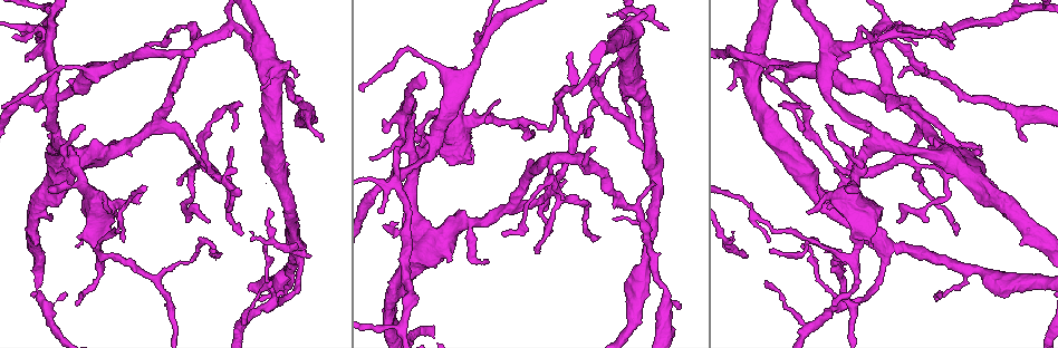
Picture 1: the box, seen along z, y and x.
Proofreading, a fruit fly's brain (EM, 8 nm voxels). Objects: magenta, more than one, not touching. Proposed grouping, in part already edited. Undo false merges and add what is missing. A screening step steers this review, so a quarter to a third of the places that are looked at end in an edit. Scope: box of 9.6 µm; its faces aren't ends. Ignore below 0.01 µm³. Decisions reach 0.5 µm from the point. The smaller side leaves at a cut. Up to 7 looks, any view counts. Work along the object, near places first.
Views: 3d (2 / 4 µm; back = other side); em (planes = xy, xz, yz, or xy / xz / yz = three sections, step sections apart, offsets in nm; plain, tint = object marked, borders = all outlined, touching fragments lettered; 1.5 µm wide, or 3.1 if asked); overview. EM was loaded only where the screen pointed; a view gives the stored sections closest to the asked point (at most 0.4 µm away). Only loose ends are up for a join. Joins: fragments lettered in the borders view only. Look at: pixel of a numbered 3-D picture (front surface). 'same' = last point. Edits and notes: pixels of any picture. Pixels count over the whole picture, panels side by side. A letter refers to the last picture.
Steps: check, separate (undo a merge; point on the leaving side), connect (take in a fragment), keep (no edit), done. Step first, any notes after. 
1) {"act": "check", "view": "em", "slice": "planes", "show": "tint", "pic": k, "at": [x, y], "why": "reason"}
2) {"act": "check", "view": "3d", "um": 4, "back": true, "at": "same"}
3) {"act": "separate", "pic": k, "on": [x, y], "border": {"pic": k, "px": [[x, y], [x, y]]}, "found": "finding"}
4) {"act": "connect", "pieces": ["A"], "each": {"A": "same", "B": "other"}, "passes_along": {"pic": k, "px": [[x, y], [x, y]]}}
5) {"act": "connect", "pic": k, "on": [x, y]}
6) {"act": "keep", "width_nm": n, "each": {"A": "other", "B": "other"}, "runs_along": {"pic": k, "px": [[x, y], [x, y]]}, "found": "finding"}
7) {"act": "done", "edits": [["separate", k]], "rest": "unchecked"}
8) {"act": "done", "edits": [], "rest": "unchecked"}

{"act": "check", "view": "em", "slice": "xz", "step": 4, "show": "tint", "pic": 1, "at": [781, 68], "why": "calibre changes"}

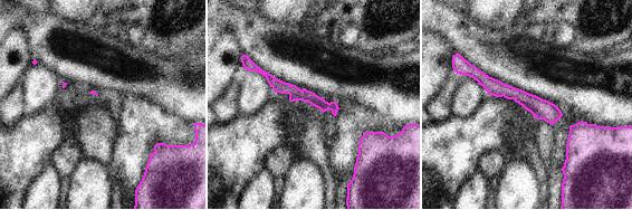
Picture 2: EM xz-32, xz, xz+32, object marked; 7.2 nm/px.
{"act": "check", "view": "em", "slice": "planes", "show": "borders", "at": "same"}

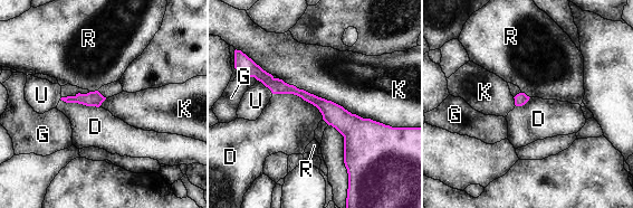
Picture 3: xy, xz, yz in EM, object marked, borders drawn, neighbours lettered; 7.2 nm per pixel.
{"act": "keep", "width_nm": 20, "each": {"D": "other", "G": "other", "K": "other", "R": "other", "U": "other"}, "runs_along": {"pic": 3, "px": [[262, 78], [313, 98], [354, 129], [386, 128]]}, "found": "all the same cell"}

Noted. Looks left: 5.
{"act": "check", "view": "em", "slice": "xz", "step": 8, "show": "tint", "pic": 1, "at": [929, 32], "why": "free end"}

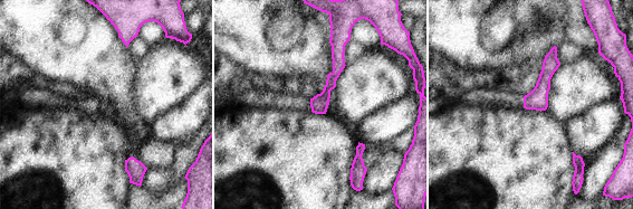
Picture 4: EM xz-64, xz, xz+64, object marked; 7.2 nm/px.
{"act": "check", "view": "em", "slice": "xz", "step": 8, "show": "borders", "at": "same"}

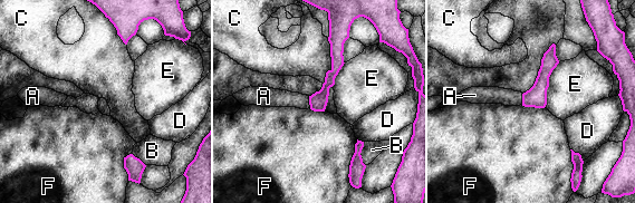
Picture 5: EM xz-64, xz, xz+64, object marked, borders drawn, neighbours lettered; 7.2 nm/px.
{"act": "connect", "pieces": ["A"], "width_nm": 130, "each": {"A": "same", "B": "other", "C": "other", "D": "other", "E": "other", "F": "other"}, "passes_along": {"pic": 5, "px": [[318, 100], [309, 102], [276, 97]]}, "found": "the cell continues"}

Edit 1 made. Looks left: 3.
{"act": "check", "view": "overview"}

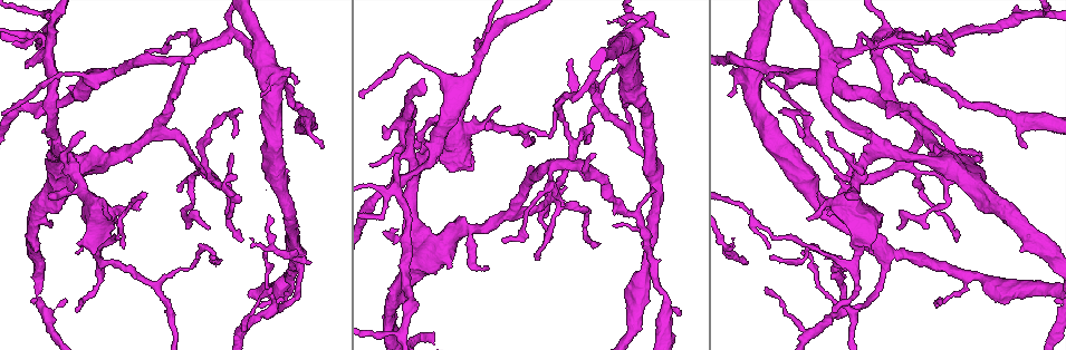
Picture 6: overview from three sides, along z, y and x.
{"act": "check", "view": "em", "slice": "xz", "step": 8, "show": "tint", "pic": 6, "at": [393, 155], "why": "branch stops here"}

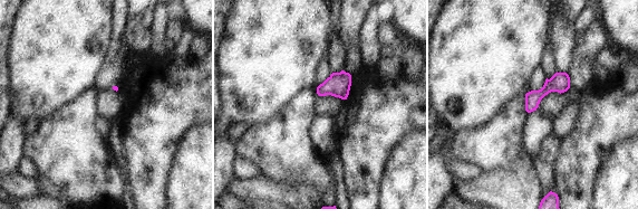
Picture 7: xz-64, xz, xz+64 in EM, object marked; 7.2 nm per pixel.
{"act": "check", "view": "em", "slice": "planes", "show": "borders", "at": "same"}

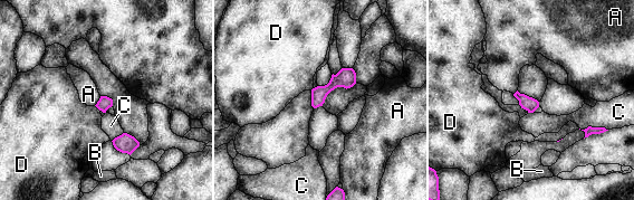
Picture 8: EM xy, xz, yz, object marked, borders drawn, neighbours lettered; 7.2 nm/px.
{"act": "keep", "each": {"A": "other", "B": "other", "C": "other", "D": "other"}, "border": {"pic": 8, "px": [[310, 91], [310, 104], [314, 107]]}, "found": "none of them fits"}

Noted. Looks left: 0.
{"act": "done", "edits": [["connect", 5]], "rest": "unchecked"}

